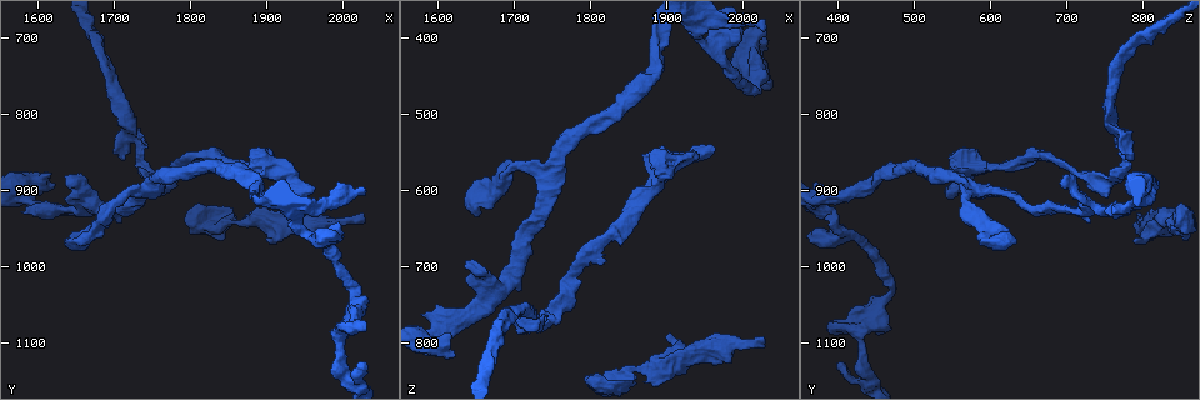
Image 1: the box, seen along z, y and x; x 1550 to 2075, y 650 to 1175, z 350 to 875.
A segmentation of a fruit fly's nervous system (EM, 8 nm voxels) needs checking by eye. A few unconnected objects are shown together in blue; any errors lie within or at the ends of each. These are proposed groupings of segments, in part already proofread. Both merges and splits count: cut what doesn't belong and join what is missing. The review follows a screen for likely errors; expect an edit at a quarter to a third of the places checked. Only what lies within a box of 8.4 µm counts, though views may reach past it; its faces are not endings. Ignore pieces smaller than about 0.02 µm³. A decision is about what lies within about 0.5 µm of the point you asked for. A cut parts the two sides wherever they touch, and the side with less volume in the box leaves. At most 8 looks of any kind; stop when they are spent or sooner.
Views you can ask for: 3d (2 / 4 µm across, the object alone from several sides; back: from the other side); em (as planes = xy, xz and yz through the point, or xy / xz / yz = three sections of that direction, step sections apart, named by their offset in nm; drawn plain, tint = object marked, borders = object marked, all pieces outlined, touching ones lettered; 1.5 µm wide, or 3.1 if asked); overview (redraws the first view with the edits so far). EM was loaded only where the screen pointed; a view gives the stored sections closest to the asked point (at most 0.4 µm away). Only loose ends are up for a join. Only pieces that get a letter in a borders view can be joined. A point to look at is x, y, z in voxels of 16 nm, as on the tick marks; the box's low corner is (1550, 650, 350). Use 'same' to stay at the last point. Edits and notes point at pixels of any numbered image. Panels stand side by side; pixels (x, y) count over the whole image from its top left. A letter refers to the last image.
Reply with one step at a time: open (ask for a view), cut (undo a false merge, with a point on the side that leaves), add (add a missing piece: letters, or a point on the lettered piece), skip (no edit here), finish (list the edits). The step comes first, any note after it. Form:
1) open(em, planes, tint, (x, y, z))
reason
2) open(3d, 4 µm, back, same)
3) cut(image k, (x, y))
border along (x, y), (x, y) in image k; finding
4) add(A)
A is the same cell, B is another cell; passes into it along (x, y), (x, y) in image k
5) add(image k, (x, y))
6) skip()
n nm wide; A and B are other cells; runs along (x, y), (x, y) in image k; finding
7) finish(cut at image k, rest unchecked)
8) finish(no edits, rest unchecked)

open(em, planes, borders, (2025, 930, 795))
an open end

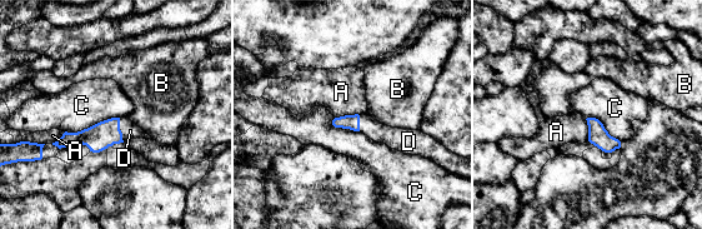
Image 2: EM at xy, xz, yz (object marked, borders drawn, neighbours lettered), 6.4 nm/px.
add(D)
D is the same cell, A, B and C are other cells; passes into it along (104, 134), (120, 130), (130, 130) in image 2; it goes on there

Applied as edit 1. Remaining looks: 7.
open(overview)

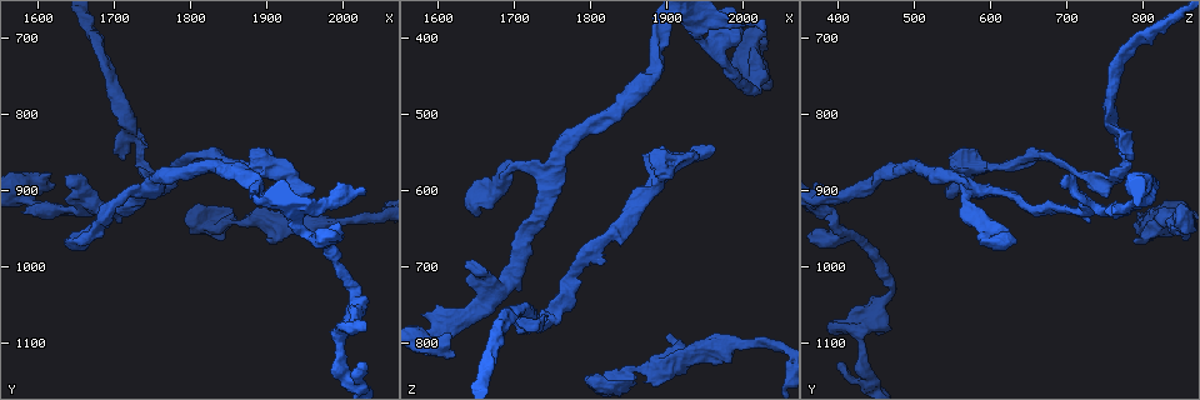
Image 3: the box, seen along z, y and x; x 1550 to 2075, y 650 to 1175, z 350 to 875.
open(em, planes, borders, (1905, 960, 790))
branch stops here

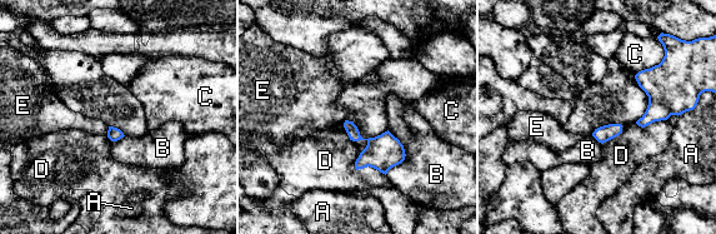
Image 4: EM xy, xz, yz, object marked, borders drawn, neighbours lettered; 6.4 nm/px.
skip()
A, B, C, D and E are other cells; border along (109, 127), (106, 135) in image 4; none of them fits

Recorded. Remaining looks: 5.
open(3d, 4 µm, (1600, 925, 780))
narrows sharply

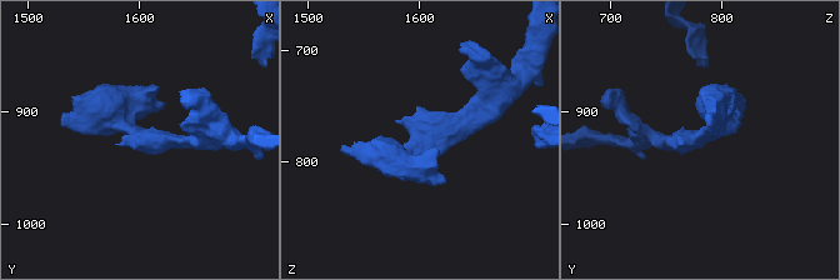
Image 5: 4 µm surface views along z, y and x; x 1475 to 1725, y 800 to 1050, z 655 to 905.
open(em, planes, plain, (1598, 922, 782))
arms of 190, 480 nm

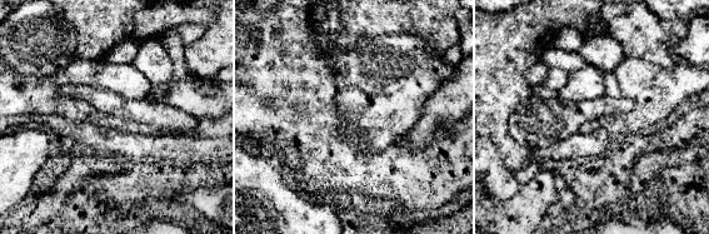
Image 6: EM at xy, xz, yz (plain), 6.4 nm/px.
open(em, planes, borders, same)
what lies round it

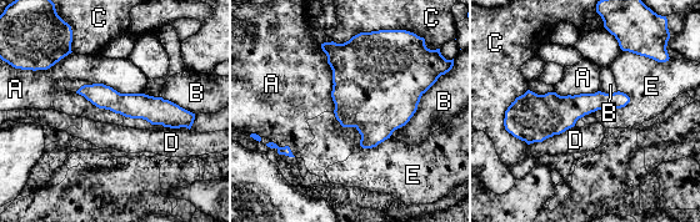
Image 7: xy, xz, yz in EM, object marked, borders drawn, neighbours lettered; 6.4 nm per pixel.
skip()
160 nm wide; A, B, C, D and E are other cells; runs along (81, 91), (185, 114) in image 7; one neuron here

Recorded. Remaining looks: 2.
finish(add at image 2, rest unchecked)

